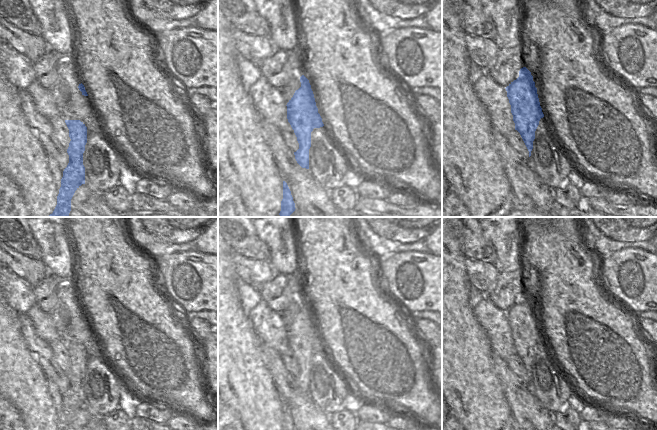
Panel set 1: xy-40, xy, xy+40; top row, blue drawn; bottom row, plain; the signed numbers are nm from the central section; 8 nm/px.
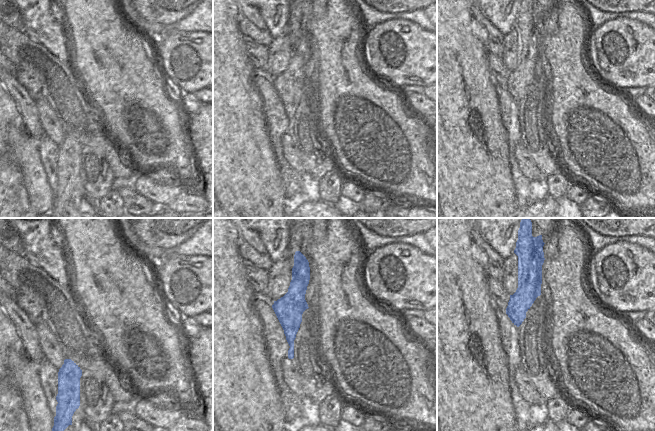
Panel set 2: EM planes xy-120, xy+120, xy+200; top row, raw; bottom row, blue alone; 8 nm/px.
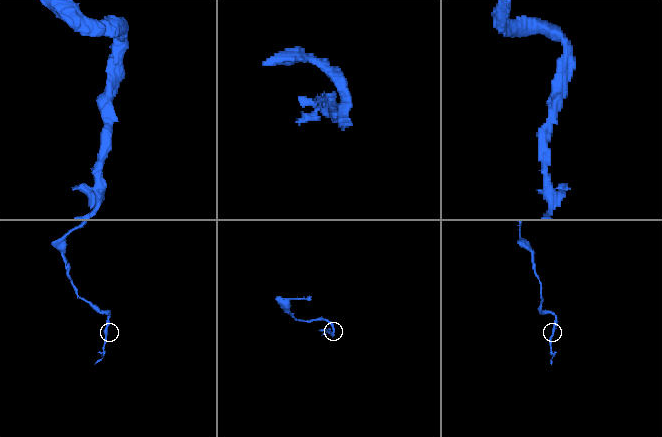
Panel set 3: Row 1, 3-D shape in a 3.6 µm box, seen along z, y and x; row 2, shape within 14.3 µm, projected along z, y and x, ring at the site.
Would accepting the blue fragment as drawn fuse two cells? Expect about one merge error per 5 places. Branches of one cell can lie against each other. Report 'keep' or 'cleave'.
cleave

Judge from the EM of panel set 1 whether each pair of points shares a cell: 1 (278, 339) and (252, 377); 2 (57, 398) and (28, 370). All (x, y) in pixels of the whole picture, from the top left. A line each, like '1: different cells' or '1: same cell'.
1: different cells
2: different cells

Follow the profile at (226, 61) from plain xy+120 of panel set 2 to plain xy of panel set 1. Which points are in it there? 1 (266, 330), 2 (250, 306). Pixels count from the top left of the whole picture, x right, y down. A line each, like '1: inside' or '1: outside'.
1: outside
2: outside

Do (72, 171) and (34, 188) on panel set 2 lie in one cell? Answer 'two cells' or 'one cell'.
two cells

